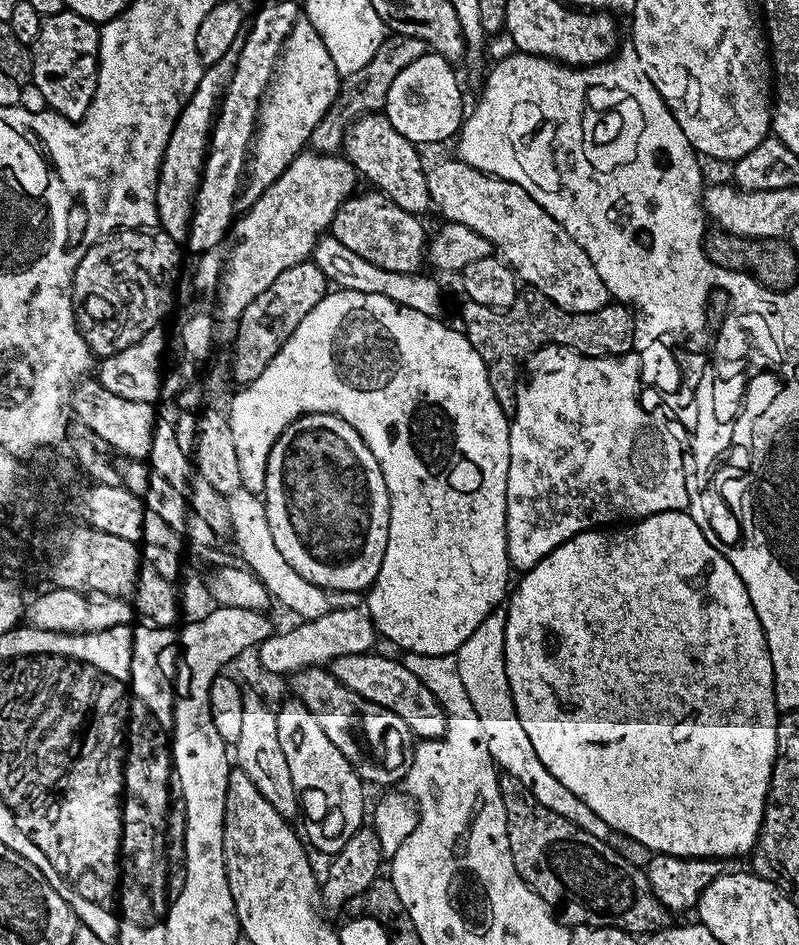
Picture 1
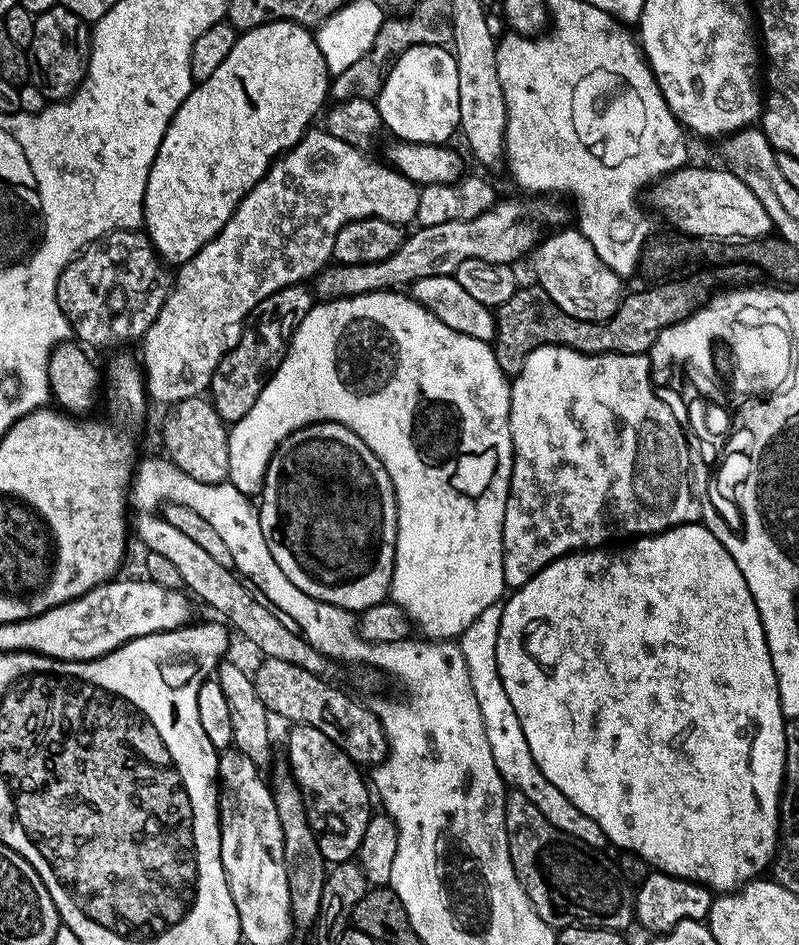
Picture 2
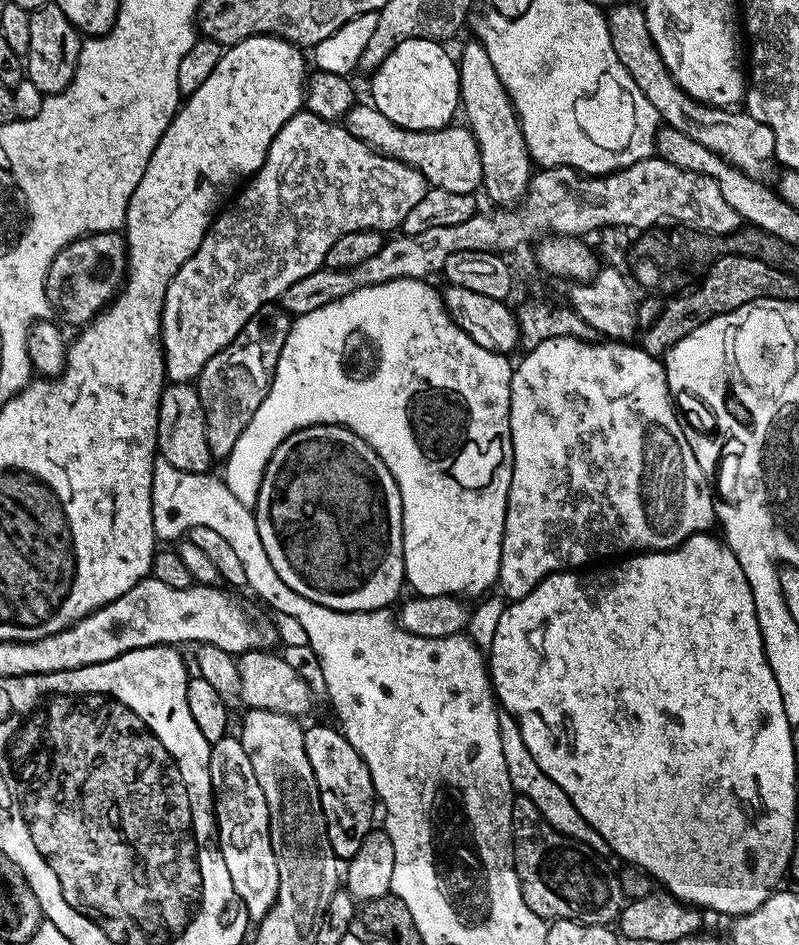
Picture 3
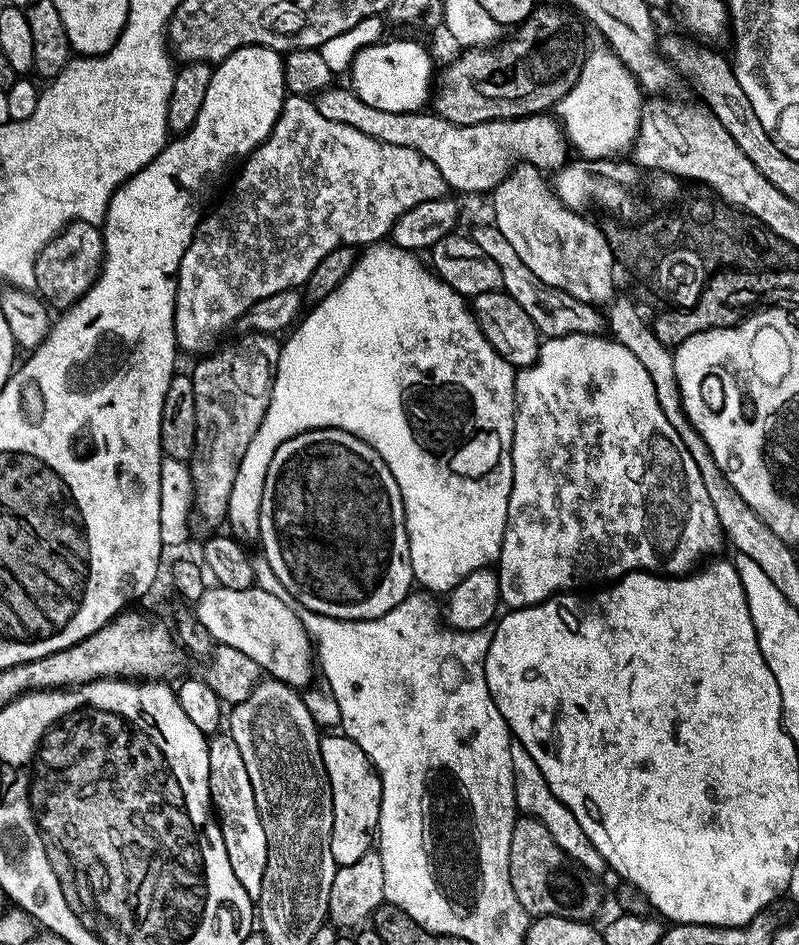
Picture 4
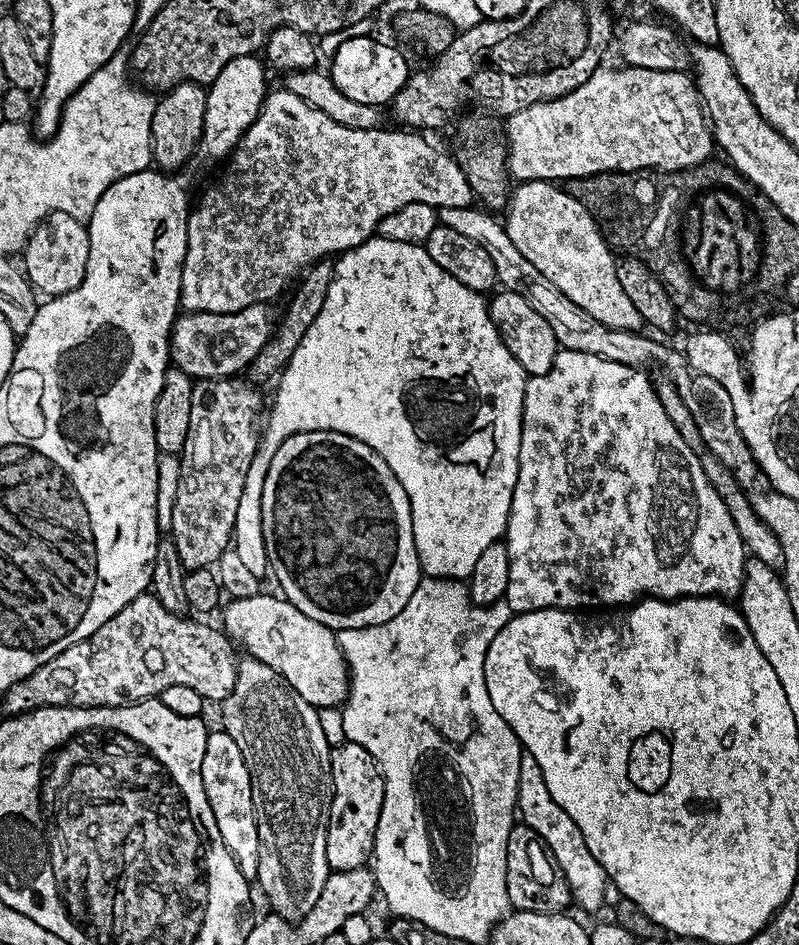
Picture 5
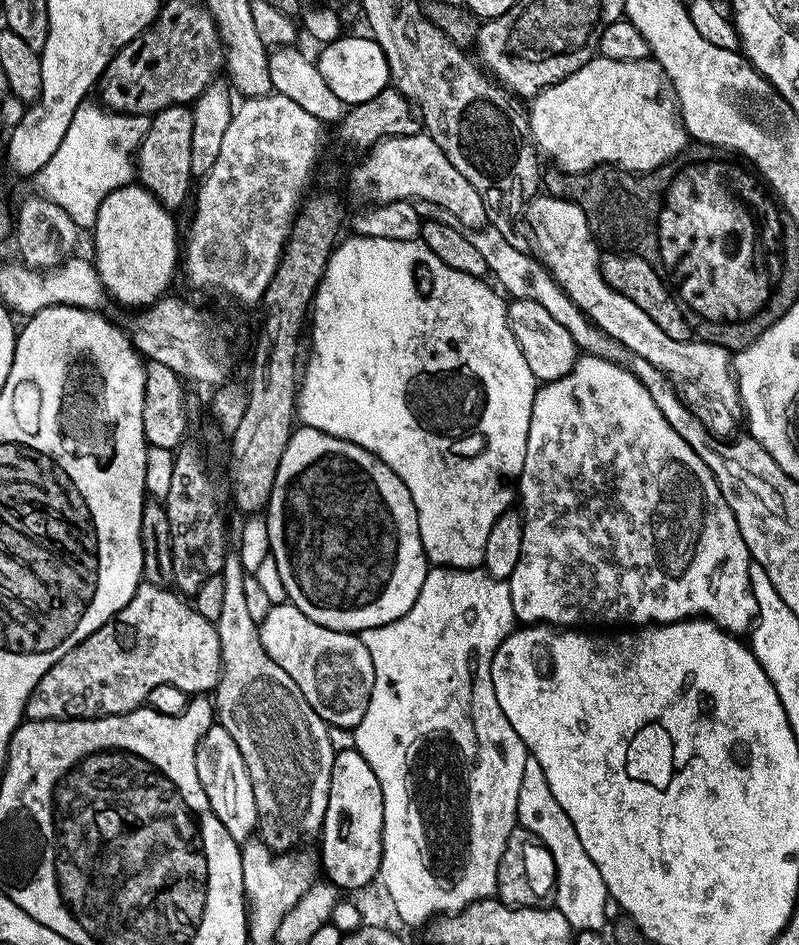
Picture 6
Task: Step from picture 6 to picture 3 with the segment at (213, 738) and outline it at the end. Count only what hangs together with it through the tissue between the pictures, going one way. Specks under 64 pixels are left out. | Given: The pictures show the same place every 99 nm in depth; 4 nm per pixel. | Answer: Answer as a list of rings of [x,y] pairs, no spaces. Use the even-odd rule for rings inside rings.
[[[232,734],[223,736],[214,745],[208,769],[212,779],[212,799],[220,853],[226,862],[226,870],[230,870],[230,882],[234,882],[234,890],[243,902],[249,921],[259,922],[274,906],[278,894],[278,862],[274,862],[274,850],[270,846],[270,818],[266,810],[266,794],[262,794],[262,786],[258,786],[258,778],[254,778],[254,766],[250,766],[250,758],[246,758],[246,750],[242,742]]]

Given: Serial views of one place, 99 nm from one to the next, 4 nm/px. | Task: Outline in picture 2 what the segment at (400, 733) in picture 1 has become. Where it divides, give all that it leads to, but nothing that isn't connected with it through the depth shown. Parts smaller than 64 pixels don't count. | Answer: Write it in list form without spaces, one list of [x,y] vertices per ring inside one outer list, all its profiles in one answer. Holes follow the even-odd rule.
[[[265,658],[255,665],[254,679],[258,698],[268,708],[273,717],[281,716],[284,720],[292,720],[293,725],[305,724],[314,726],[330,738],[349,756],[357,766],[375,766],[388,757],[388,739],[384,727],[371,707],[351,700],[340,688],[335,688],[323,676],[310,674],[310,670],[302,670],[302,666],[294,666],[294,662],[282,662],[282,658]]]

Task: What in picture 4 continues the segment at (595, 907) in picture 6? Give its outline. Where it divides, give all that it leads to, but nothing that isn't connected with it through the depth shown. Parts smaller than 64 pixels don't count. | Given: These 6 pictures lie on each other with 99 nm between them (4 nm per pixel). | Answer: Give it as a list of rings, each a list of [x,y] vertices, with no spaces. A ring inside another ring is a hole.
[[[515,742],[510,746],[510,758],[514,766],[514,794],[517,809],[523,815],[532,816],[538,822],[542,822],[542,826],[546,826],[546,830],[550,830],[554,842],[558,842],[558,846],[565,852],[569,860],[586,869],[587,872],[603,873],[606,865],[602,854],[598,854],[598,850],[594,850],[594,842],[590,842],[590,838],[586,838],[582,826],[578,826],[578,818],[574,818],[574,814],[570,814],[568,807],[550,790],[542,770],[538,770],[538,762],[534,762],[534,758],[530,758],[526,749]]]

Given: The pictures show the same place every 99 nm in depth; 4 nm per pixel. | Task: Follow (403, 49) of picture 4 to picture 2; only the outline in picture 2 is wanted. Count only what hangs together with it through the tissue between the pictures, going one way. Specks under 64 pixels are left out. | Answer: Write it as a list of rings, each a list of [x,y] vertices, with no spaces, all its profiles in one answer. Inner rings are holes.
[[[410,46],[410,50],[392,61],[375,101],[381,125],[389,128],[396,140],[409,140],[411,144],[448,144],[460,127],[455,56],[444,46]]]

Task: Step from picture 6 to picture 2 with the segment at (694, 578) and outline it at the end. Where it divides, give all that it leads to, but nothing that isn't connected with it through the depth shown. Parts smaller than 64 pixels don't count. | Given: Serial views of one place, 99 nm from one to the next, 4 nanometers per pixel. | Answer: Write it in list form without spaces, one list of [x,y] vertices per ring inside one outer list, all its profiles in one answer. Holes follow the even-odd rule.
[[[546,344],[541,348],[536,348],[526,358],[522,370],[511,381],[512,397],[510,398],[510,434],[512,435],[512,477],[510,478],[510,490],[508,491],[508,501],[506,502],[506,518],[504,519],[504,529],[502,530],[502,542],[504,543],[504,583],[509,589],[515,590],[522,587],[534,574],[538,574],[547,564],[554,562],[563,556],[569,556],[574,552],[599,549],[603,540],[608,540],[611,536],[628,536],[624,538],[639,538],[642,536],[653,536],[656,532],[665,532],[667,528],[682,526],[683,524],[694,524],[701,519],[702,505],[694,491],[693,481],[690,479],[690,468],[688,472],[688,455],[690,449],[688,440],[684,436],[681,421],[676,419],[676,415],[666,406],[666,402],[658,395],[654,384],[654,369],[649,357],[644,354],[622,354],[621,352],[604,352],[600,356],[592,356],[589,352],[579,352],[578,350],[564,348],[558,344]]]

